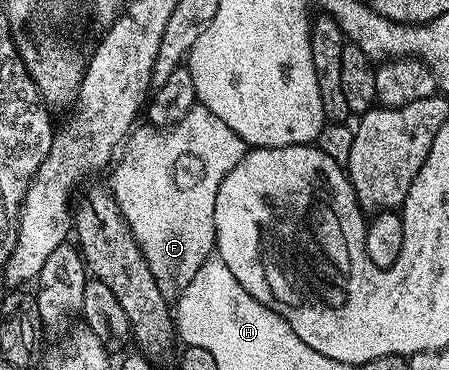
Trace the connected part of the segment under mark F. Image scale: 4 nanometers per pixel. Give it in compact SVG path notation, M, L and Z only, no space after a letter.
M193 107L181 121L167 127L142 125L128 134L111 170L110 196L116 200L154 279L168 291L175 277L180 283L194 279L198 267L213 256L216 192L224 176L244 156L246 146L218 115L203 107Z

